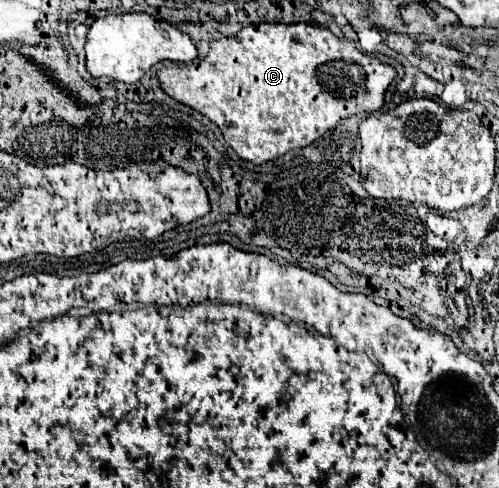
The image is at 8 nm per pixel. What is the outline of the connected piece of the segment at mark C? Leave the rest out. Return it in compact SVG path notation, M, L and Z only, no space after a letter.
M258 23L258 25L248 25L244 27L238 35L234 37L224 37L218 41L210 43L210 51L204 59L194 59L192 63L166 63L160 71L158 71L158 81L160 81L160 89L170 95L172 99L176 99L178 103L202 113L204 117L208 117L212 123L216 123L226 139L226 143L238 153L240 159L250 161L254 165L262 165L266 161L276 161L278 157L282 157L284 153L292 151L292 149L302 149L308 147L312 141L316 141L320 135L324 135L328 129L332 129L340 119L356 115L360 111L376 111L382 107L384 103L384 93L388 89L388 85L396 79L396 71L390 65L384 65L382 61L378 61L376 57L364 55L356 49L356 45L348 39L340 39L334 33L330 33L326 27L318 27L318 25L306 25L306 23L294 23L294 25L284 25L284 23Z

